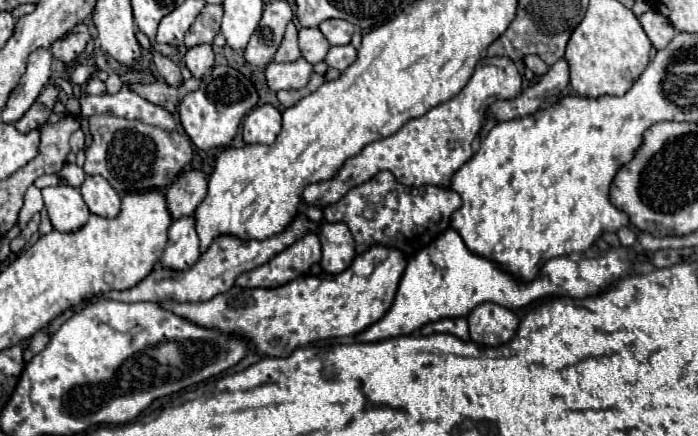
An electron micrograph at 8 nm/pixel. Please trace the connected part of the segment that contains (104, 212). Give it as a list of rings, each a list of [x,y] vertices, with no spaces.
[[[87,176],[79,190],[93,214],[107,218],[119,214],[119,204],[121,204],[119,194],[111,188],[111,184],[103,176]]]

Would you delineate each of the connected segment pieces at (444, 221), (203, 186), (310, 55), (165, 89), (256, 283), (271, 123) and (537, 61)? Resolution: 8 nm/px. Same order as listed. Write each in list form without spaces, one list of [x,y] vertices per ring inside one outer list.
[[[381,172],[369,182],[351,188],[351,192],[343,196],[343,200],[327,206],[323,214],[327,222],[345,222],[351,228],[357,254],[375,244],[391,244],[401,248],[405,256],[413,256],[419,248],[425,248],[449,228],[451,214],[459,208],[459,204],[459,194],[449,188],[411,188],[397,184],[389,172]]]
[[[185,170],[167,190],[167,206],[173,218],[189,216],[203,202],[207,194],[207,174],[199,170]]]
[[[301,28],[299,30],[299,48],[301,48],[301,56],[309,64],[317,64],[317,62],[325,60],[325,54],[329,50],[329,42],[321,34],[319,28]]]
[[[189,78],[189,80],[183,80],[183,84],[179,88],[167,86],[165,82],[155,82],[155,84],[145,84],[145,86],[141,86],[141,84],[129,84],[129,88],[135,90],[141,98],[145,98],[151,104],[159,104],[159,106],[163,106],[167,110],[175,110],[177,104],[179,104],[179,100],[185,94],[193,92],[199,84],[201,84],[199,78]]]
[[[307,234],[263,266],[241,274],[235,284],[241,288],[275,288],[287,284],[303,274],[321,260],[321,242],[317,234]]]
[[[273,104],[255,106],[243,120],[245,144],[271,144],[281,130],[281,112]]]
[[[535,54],[523,56],[523,64],[525,64],[529,70],[533,70],[537,76],[543,76],[543,74],[549,70],[549,66],[547,66],[539,56],[535,56]]]

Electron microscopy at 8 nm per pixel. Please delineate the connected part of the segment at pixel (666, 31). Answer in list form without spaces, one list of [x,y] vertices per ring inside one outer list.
[[[653,8],[649,12],[645,12],[645,14],[641,14],[639,22],[645,28],[651,44],[657,50],[665,48],[665,44],[669,44],[671,38],[675,36],[675,28],[671,26],[671,22],[663,14],[659,14],[657,10],[653,10]]]

